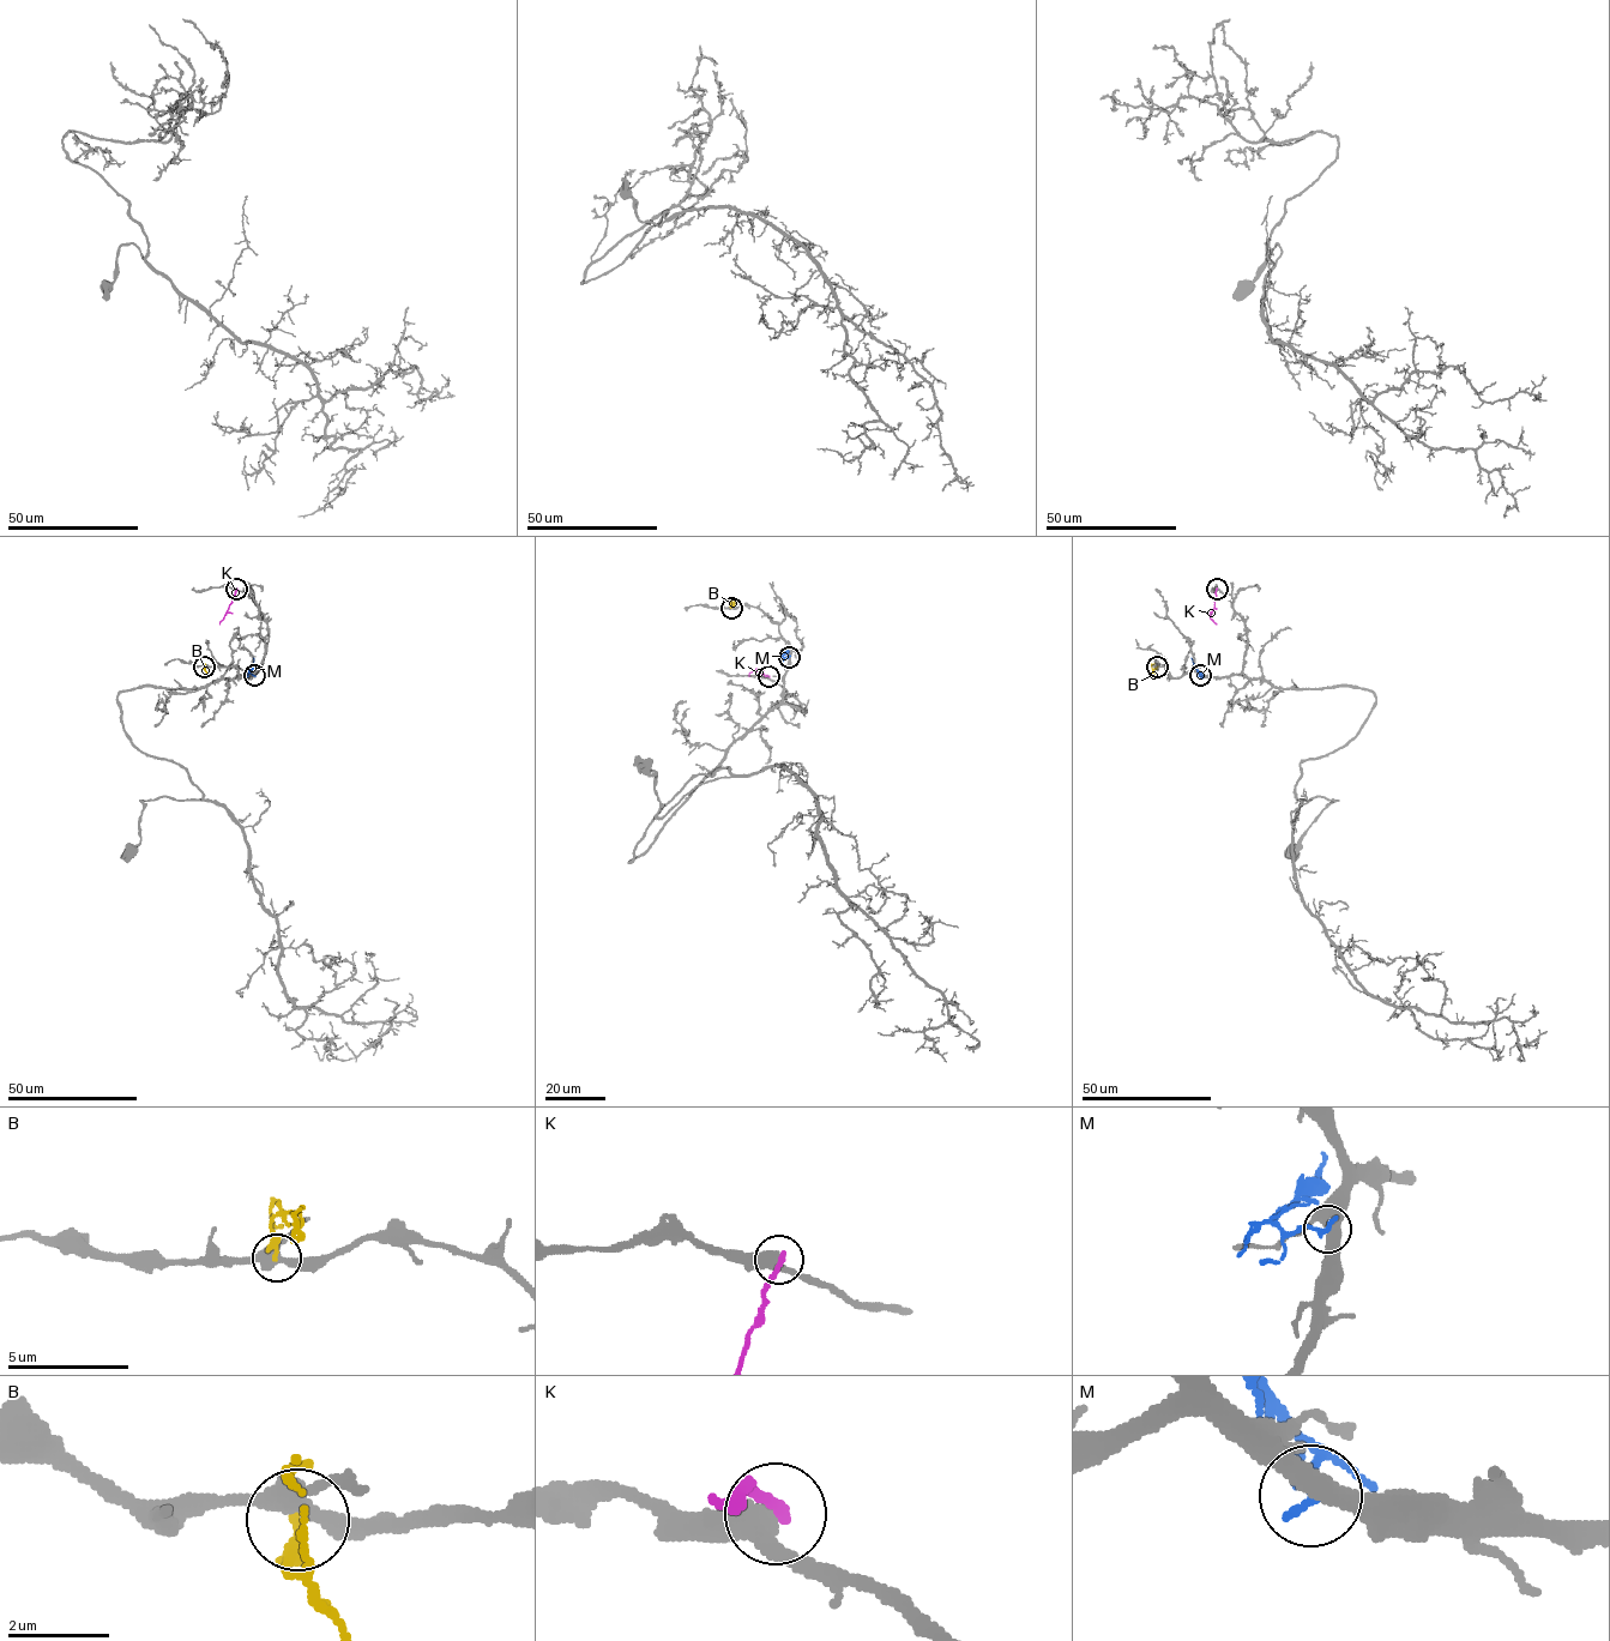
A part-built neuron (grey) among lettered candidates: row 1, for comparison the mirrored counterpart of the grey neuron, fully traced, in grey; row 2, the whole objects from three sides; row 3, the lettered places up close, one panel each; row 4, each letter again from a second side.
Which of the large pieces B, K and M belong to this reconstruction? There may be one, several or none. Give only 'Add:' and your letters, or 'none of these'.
Add: none of these

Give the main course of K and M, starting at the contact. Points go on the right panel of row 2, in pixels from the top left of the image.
K: (1217, 589), (1210, 617), (1217, 623)
M: (1199, 675), (1191, 658)

